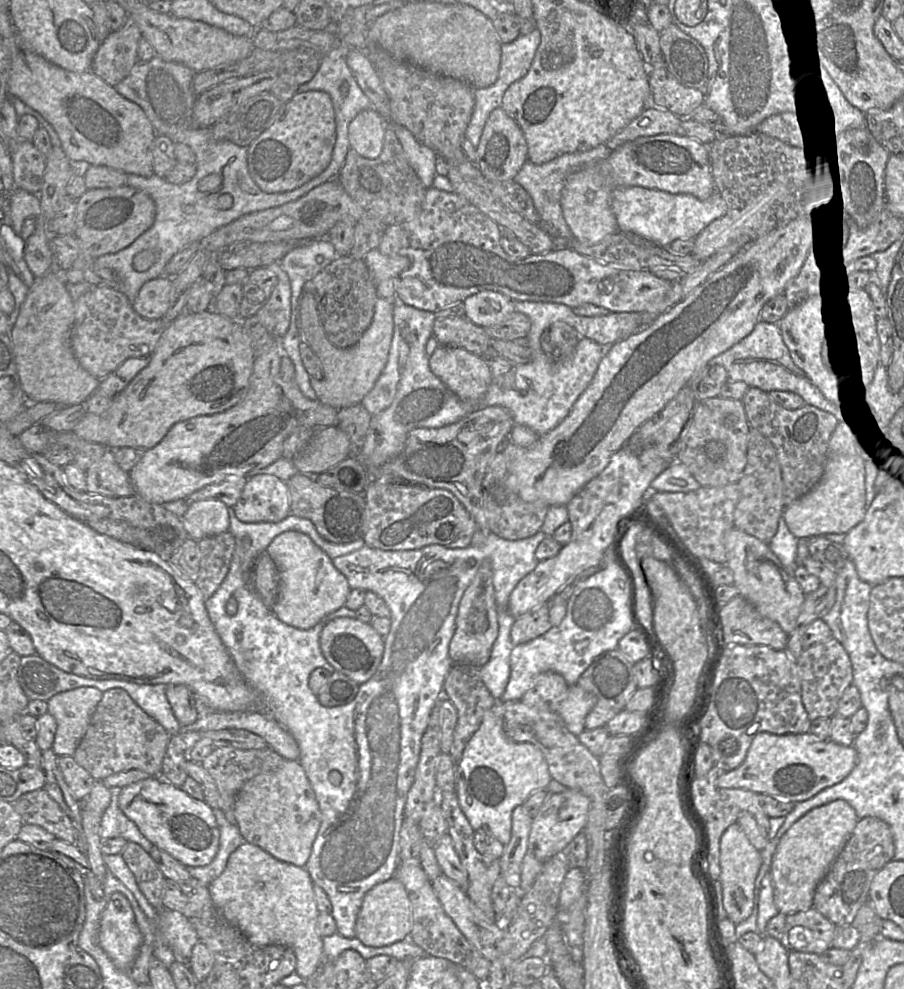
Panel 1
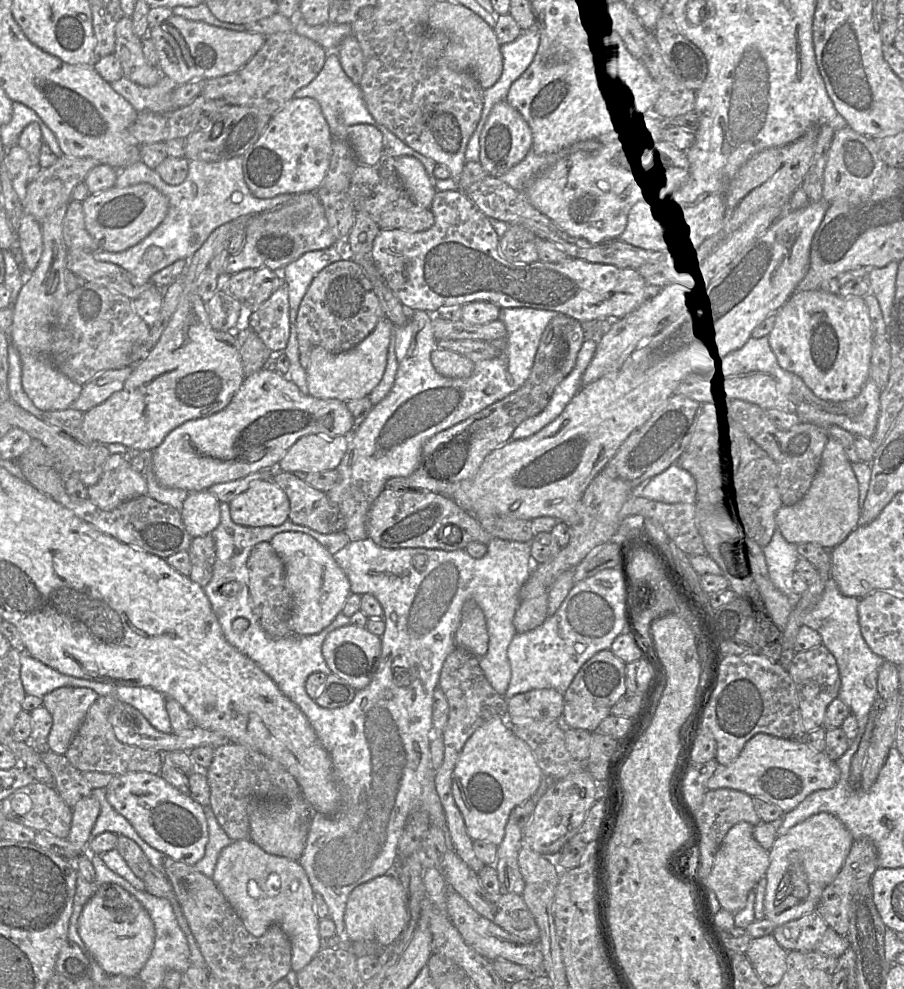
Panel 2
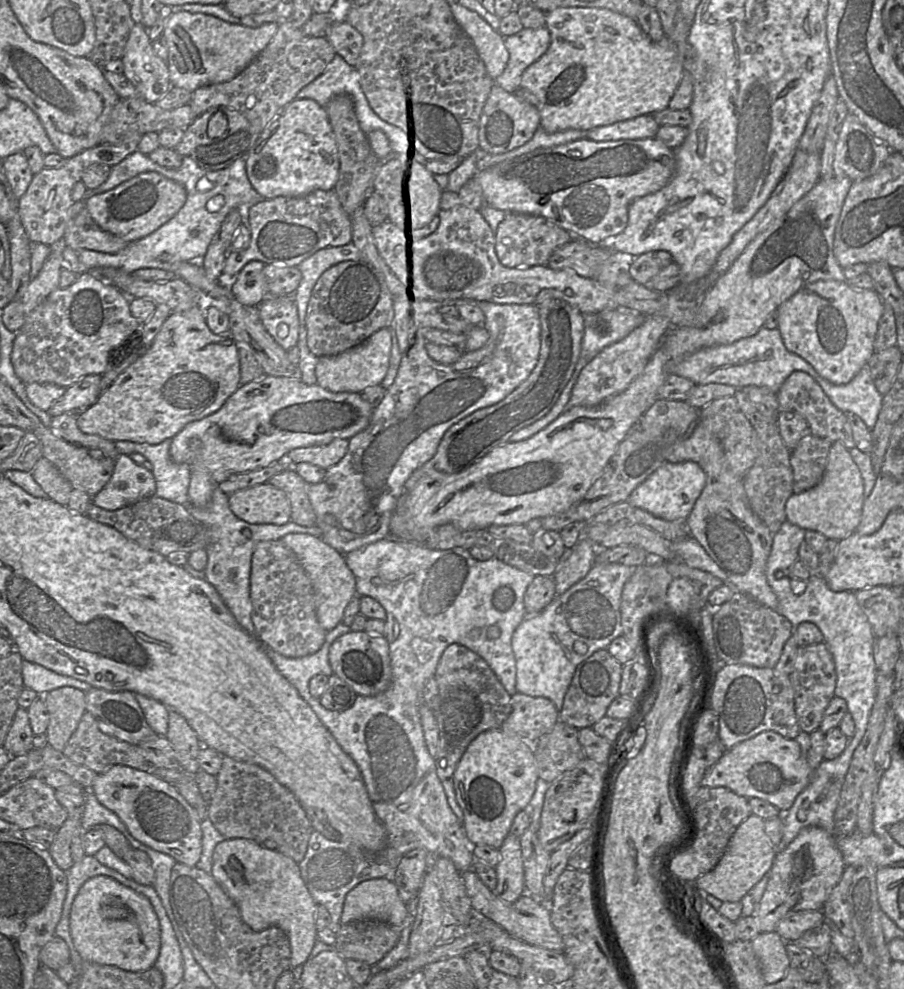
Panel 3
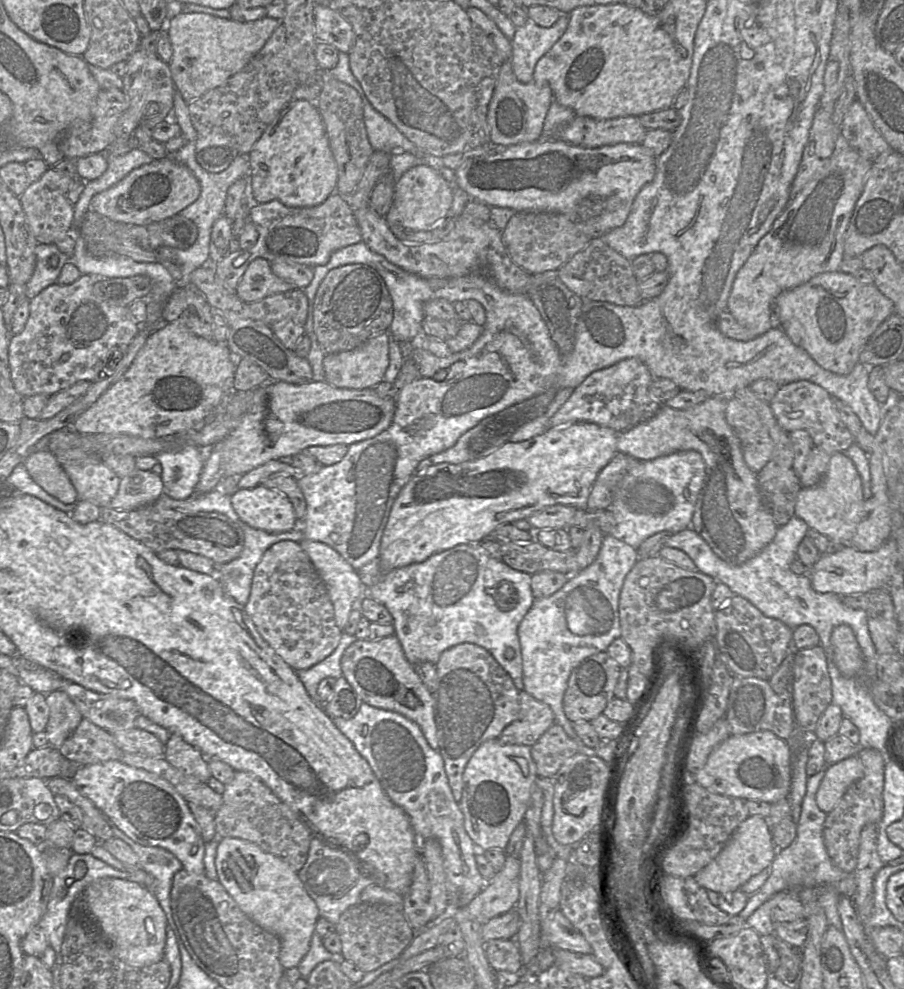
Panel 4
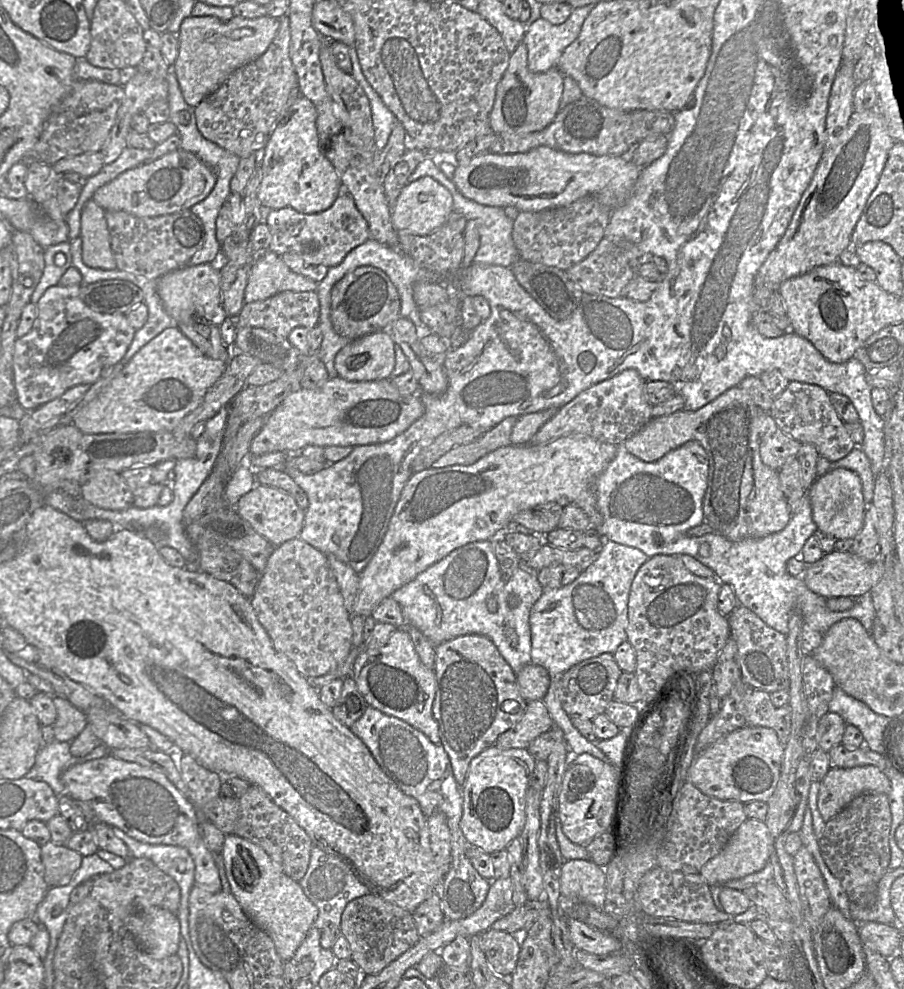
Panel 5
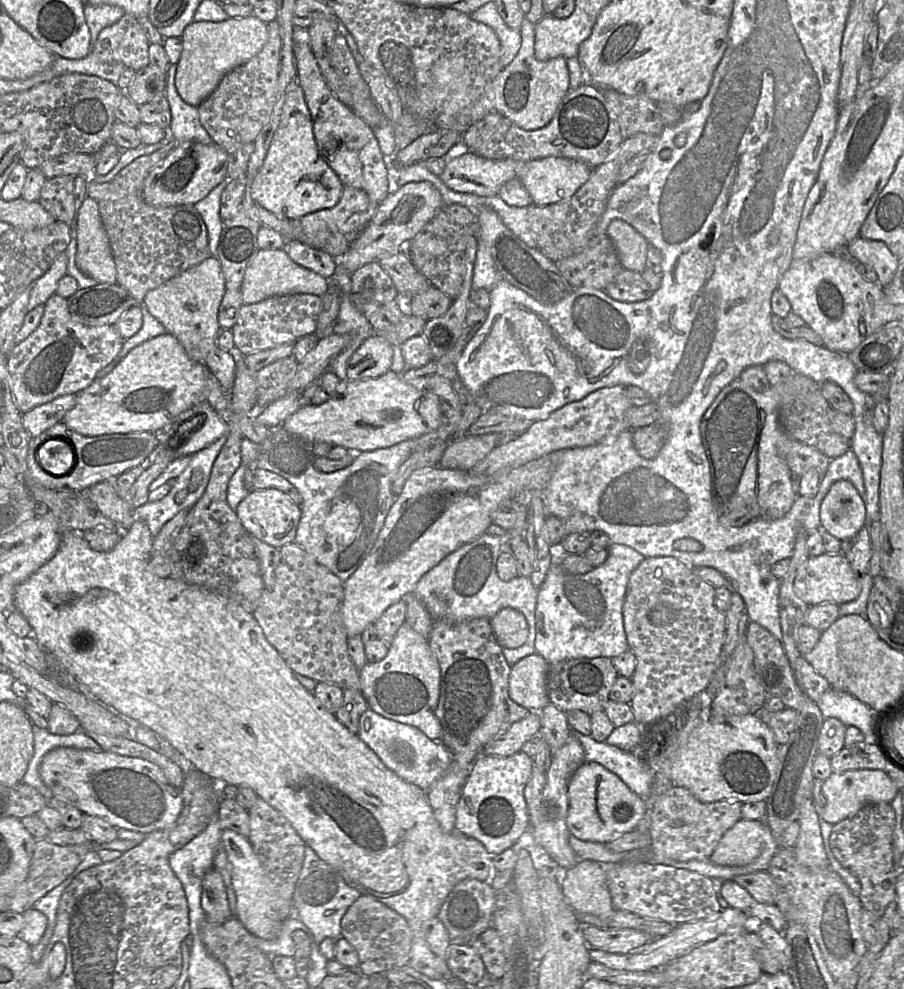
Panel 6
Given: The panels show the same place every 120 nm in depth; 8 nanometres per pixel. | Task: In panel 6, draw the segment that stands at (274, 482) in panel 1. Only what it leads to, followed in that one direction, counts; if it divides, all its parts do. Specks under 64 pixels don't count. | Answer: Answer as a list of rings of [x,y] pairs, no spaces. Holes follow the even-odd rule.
[[[273,488],[250,492],[240,502],[235,512],[244,528],[252,537],[277,549],[294,542],[301,519],[301,507],[287,494]]]

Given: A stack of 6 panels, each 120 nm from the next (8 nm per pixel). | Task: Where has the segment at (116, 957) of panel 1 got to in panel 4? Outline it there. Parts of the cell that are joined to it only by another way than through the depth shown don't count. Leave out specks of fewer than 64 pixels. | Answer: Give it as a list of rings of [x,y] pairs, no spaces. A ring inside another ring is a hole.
[[[101,878],[87,886],[81,895],[84,910],[94,929],[113,948],[116,956],[132,967],[145,967],[164,960],[168,921],[154,894],[135,882],[120,878]]]

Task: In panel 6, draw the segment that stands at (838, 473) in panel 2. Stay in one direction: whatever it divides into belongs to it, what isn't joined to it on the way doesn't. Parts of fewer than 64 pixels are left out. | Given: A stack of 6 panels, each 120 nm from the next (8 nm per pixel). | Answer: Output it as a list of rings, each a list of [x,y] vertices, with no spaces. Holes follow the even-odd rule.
[[[848,480],[833,483],[820,505],[821,528],[840,541],[855,536],[866,524],[866,505]]]

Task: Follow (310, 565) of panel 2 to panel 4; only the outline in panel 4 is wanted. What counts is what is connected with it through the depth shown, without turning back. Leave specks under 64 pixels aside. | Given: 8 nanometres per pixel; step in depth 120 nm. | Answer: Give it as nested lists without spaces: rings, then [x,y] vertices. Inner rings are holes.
[[[303,539],[300,546],[324,581],[333,604],[336,624],[344,629],[351,610],[359,606],[361,598],[366,596],[358,571],[325,543]]]

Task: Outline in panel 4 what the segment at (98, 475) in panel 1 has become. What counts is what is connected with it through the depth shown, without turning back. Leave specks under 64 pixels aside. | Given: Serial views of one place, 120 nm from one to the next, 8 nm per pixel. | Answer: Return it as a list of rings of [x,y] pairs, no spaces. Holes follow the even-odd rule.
[[[134,469],[128,476],[121,478],[117,494],[109,503],[109,507],[117,510],[134,510],[156,501],[163,493],[161,475],[152,470]]]

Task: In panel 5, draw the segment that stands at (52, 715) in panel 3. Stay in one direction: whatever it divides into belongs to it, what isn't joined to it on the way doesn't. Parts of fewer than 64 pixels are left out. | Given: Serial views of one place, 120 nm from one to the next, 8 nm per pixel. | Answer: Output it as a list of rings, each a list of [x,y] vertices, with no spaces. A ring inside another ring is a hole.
[[[59,695],[53,696],[53,704],[56,709],[56,720],[52,725],[54,740],[71,742],[87,725],[85,713]]]

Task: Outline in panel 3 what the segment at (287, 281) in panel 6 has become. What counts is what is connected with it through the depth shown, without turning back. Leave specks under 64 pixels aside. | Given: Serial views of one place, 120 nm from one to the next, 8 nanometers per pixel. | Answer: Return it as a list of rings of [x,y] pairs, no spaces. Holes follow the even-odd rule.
[[[254,260],[228,282],[233,296],[243,305],[257,306],[267,296],[267,281],[263,273],[266,265]]]

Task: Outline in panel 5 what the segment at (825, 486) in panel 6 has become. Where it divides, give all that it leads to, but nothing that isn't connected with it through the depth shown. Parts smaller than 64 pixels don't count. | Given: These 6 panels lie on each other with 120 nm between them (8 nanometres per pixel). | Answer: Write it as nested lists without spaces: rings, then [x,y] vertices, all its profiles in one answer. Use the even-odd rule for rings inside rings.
[[[860,447],[853,448],[844,458],[830,462],[829,470],[835,468],[846,468],[855,472],[861,480],[864,501],[867,505],[871,504],[874,494],[875,476],[872,473],[868,457]]]

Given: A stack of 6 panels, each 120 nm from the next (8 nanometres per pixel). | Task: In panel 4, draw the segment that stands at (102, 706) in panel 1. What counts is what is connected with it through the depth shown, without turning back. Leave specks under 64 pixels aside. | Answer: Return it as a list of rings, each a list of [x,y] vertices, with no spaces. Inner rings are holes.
[[[83,718],[75,731],[59,748],[70,762],[79,766],[92,765],[109,760],[121,760],[124,752],[117,746],[114,736]]]

